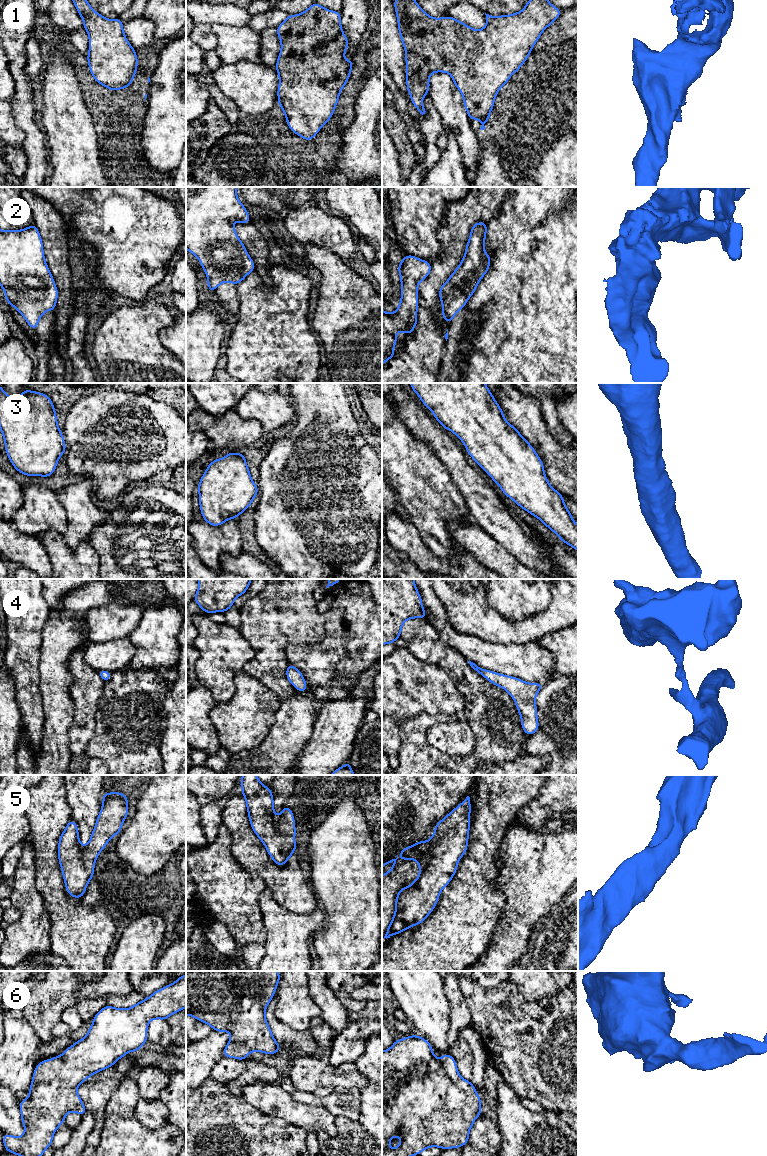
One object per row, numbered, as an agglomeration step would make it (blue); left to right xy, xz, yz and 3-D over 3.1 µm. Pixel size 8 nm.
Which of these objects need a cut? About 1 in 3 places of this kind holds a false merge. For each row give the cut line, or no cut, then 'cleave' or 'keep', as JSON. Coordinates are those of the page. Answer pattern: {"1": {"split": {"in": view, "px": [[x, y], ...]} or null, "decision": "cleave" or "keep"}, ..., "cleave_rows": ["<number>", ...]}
{"1": {"split": null, "decision": "keep"}, "2": {"split": null, "decision": "keep"}, "3": {"split": null, "decision": "keep"}, "4": {"split": {"in": "yz", "px": [[489, 671], [485, 677]]}, "decision": "cleave"}, "5": {"split": null, "decision": "keep"}, "6": {"split": null, "decision": "keep"}, "cleave_rows": ["4"]}

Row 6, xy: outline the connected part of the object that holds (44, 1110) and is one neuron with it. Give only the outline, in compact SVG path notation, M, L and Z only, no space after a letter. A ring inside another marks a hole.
M186 974L174 983L127 1009L106 1005L94 1017L88 1034L65 1049L61 1056L43 1060L36 1066L28 1098L20 1101L25 1132L21 1137L3 1133L5 1151L18 1156L42 1156L51 1146L53 1135L64 1123L68 1112L84 1115L87 1110L77 1093L78 1086L93 1074L110 1068L128 1052L138 1051L147 1041L147 1028L152 1019L166 1020L186 1007Z

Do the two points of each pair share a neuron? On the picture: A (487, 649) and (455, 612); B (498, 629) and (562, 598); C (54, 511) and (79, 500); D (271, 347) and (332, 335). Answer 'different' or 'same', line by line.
A: different
B: same
C: different
D: different

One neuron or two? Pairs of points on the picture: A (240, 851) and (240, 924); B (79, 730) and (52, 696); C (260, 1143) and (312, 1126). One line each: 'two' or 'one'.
A: two
B: two
C: two

